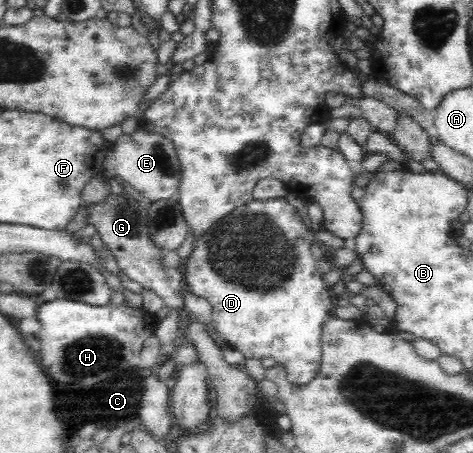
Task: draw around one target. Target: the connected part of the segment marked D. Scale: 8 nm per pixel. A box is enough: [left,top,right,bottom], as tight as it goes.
[181,196,333,385]

